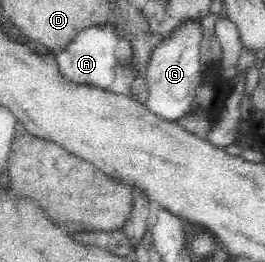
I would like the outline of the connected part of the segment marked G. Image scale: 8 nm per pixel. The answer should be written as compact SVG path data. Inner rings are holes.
M186 20L175 27L172 33L163 39L152 51L145 71L148 97L144 105L148 111L162 119L176 122L190 111L194 89L200 81L200 41L202 24Z

